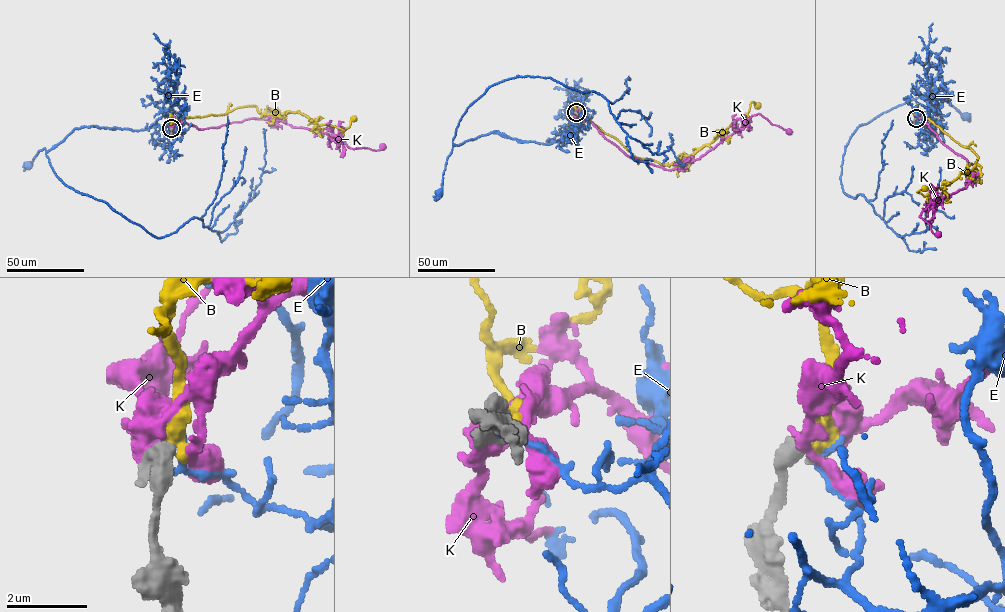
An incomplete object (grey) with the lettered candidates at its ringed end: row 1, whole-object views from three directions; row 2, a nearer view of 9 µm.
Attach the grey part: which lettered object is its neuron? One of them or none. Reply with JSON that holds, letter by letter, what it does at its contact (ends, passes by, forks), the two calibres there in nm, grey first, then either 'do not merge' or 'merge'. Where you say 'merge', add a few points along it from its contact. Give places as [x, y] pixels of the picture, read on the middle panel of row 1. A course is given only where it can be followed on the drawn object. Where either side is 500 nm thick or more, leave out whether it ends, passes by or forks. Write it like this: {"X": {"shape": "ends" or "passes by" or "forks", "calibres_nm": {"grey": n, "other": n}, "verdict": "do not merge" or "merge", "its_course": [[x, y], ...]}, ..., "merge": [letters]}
{"B": {"calibres_nm": {"grey": 550, "other": 400}, "verdict": "merge", "its_course": [[576, 112], [578, 109], [635, 157], [669, 165], [708, 145], [748, 112], [751, 102], [757, 105]]}, "E": {"calibres_nm": {"grey": 600, "other": 100}, "verdict": "do not merge"}, "K": {"calibres_nm": {"grey": 500, "other": 400}, "verdict": "do not merge"}, "merge": ["B"]}

